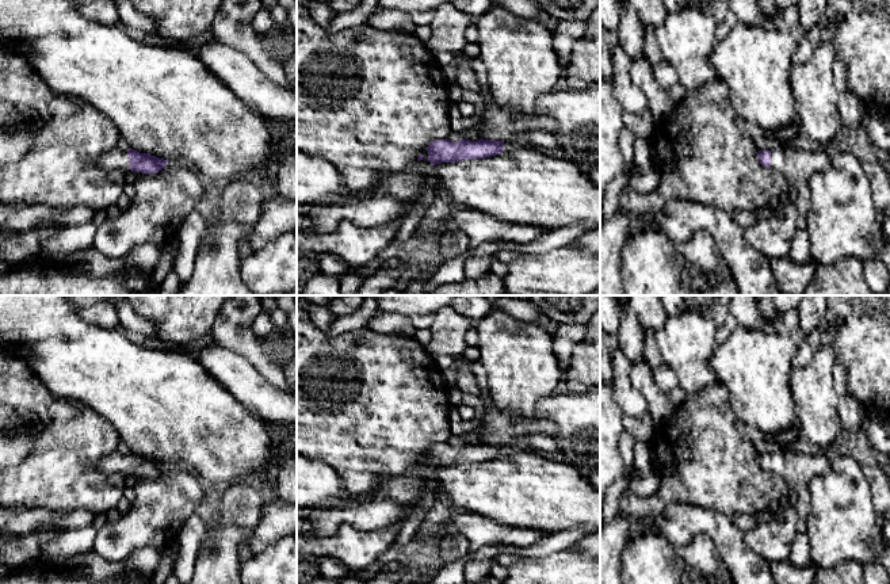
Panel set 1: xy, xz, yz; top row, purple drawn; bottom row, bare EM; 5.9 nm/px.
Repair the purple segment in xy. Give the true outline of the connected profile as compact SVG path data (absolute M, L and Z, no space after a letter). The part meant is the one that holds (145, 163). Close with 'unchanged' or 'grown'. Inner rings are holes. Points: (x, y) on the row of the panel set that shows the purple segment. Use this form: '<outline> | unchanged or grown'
M118 146L99 153L95 157L95 163L100 168L122 171L125 173L129 171L137 173L157 173L168 164L164 159L140 153L131 148L122 150Z | grown

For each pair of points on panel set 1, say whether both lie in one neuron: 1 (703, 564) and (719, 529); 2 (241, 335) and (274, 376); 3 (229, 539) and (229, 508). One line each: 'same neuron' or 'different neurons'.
1: different neurons
2: same neuron
3: different neurons

